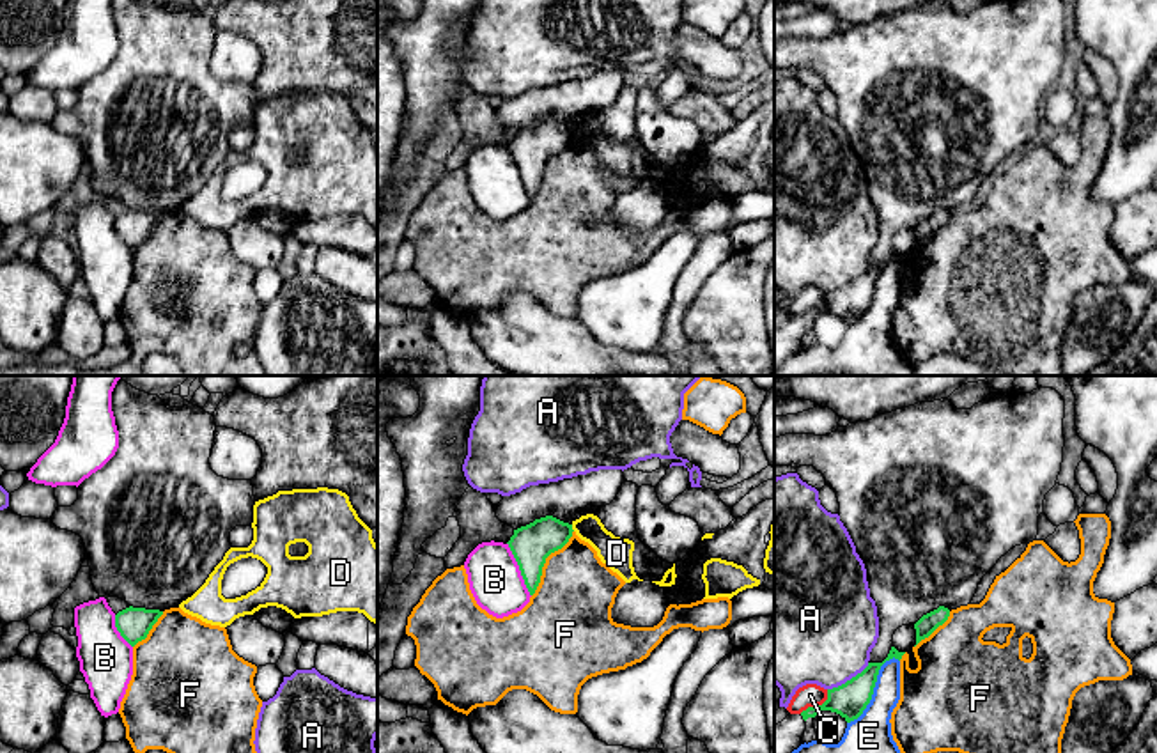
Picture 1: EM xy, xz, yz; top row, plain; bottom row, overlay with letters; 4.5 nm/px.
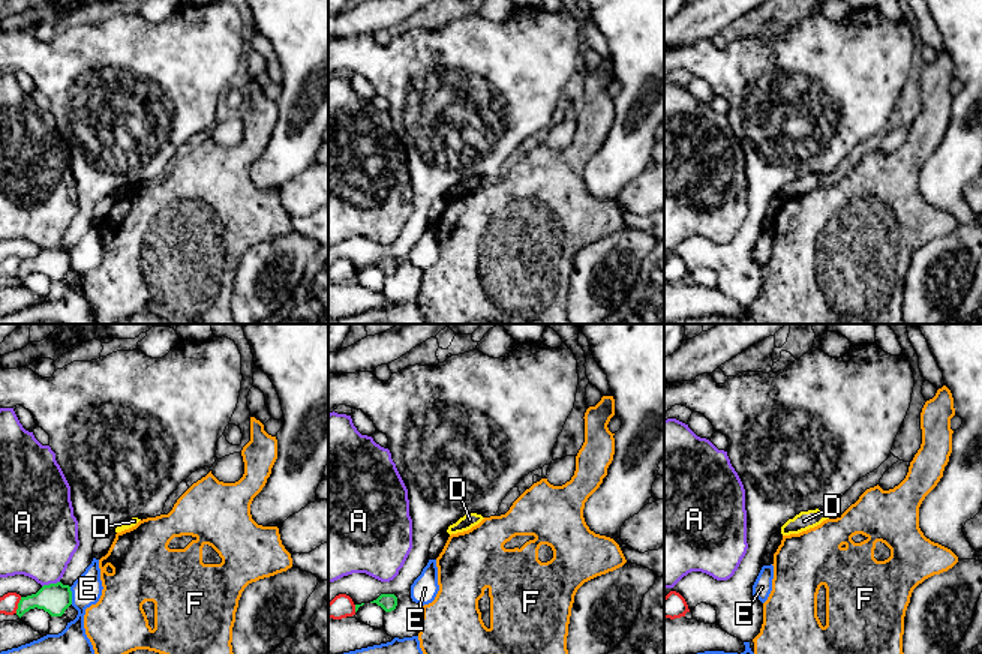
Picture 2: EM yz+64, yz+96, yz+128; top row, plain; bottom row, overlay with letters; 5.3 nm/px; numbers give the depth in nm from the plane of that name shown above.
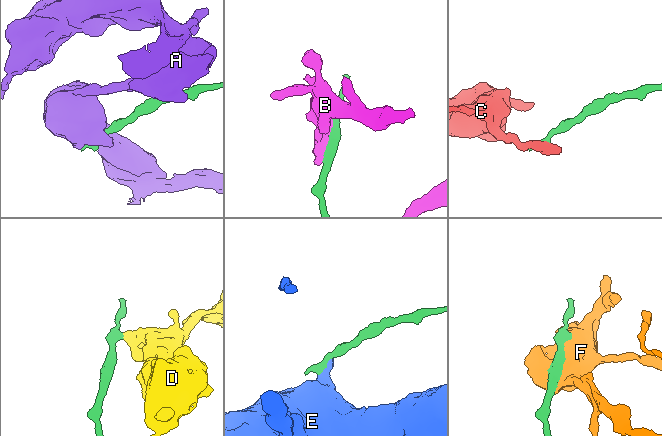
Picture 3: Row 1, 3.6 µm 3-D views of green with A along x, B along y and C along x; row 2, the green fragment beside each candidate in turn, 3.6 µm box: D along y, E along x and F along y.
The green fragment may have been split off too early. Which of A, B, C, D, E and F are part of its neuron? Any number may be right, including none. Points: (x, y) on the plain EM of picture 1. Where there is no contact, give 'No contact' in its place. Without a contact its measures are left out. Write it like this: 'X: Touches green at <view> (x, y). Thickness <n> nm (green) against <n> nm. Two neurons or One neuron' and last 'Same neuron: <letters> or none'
A: Touches green at yz (847, 284). Thickness 160 nm (green) against 460 nm. Two neurons
B: Touches green at xz (520, 172). Thickness 180 nm (green) against 240 nm. Two neurons
C: Touches green at yz (817, 309). Thickness 160 nm (green) against 100 nm. Two neurons
D: Touches green at xz (571, 131). Thickness 180 nm (green) against 140 nm. Two neurons
E: Touches green at yz (872, 293). Thickness 160 nm (green) against 240 nm. Two neurons
F: Touches green at xz (544, 165). Thickness 180 nm (green) against 360 nm. Two neurons
Same neuron: none

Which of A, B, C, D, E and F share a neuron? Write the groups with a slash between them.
A / B / C / D / E / F

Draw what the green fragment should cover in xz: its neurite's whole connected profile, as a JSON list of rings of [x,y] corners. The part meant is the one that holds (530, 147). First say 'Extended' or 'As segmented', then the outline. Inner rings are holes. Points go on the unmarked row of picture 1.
As segmented. [[[553,119],[535,122],[533,126],[514,133],[507,145],[530,198],[535,197],[546,161],[562,152],[572,140],[572,128]]]

